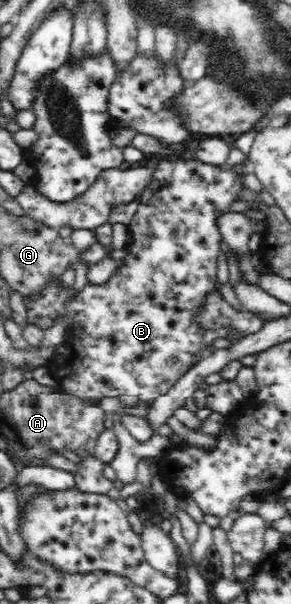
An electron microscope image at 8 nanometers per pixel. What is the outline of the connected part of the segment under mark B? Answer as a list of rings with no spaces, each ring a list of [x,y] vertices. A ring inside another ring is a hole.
[[[163,161],[159,165],[159,169],[155,171],[153,175],[153,181],[150,181],[147,189],[141,193],[138,197],[139,209],[137,213],[133,215],[133,220],[130,222],[129,228],[129,243],[127,248],[130,251],[129,258],[124,261],[124,267],[118,270],[109,281],[103,283],[103,285],[92,285],[87,283],[80,291],[75,291],[73,295],[73,287],[70,287],[63,281],[62,277],[56,279],[49,279],[48,284],[45,285],[43,292],[37,293],[37,297],[33,297],[32,300],[25,299],[23,303],[23,309],[26,312],[26,323],[38,327],[41,331],[51,329],[59,319],[67,317],[69,322],[65,327],[63,335],[63,343],[69,343],[74,345],[73,348],[66,348],[63,343],[55,348],[52,359],[49,364],[46,365],[49,375],[55,380],[56,385],[61,388],[63,393],[68,393],[73,397],[80,397],[83,401],[89,401],[93,406],[99,406],[99,403],[105,399],[105,397],[123,397],[123,395],[131,395],[131,397],[137,397],[140,402],[151,403],[157,397],[165,395],[175,383],[181,378],[189,369],[193,366],[193,357],[197,352],[201,352],[202,339],[205,335],[203,331],[194,321],[192,317],[199,311],[199,307],[203,305],[205,297],[209,291],[216,290],[217,283],[217,257],[222,236],[220,231],[217,230],[217,218],[229,211],[229,203],[233,203],[237,199],[237,193],[241,191],[241,187],[237,185],[237,177],[233,171],[223,171],[219,167],[211,167],[211,165],[195,165],[193,161]]]

